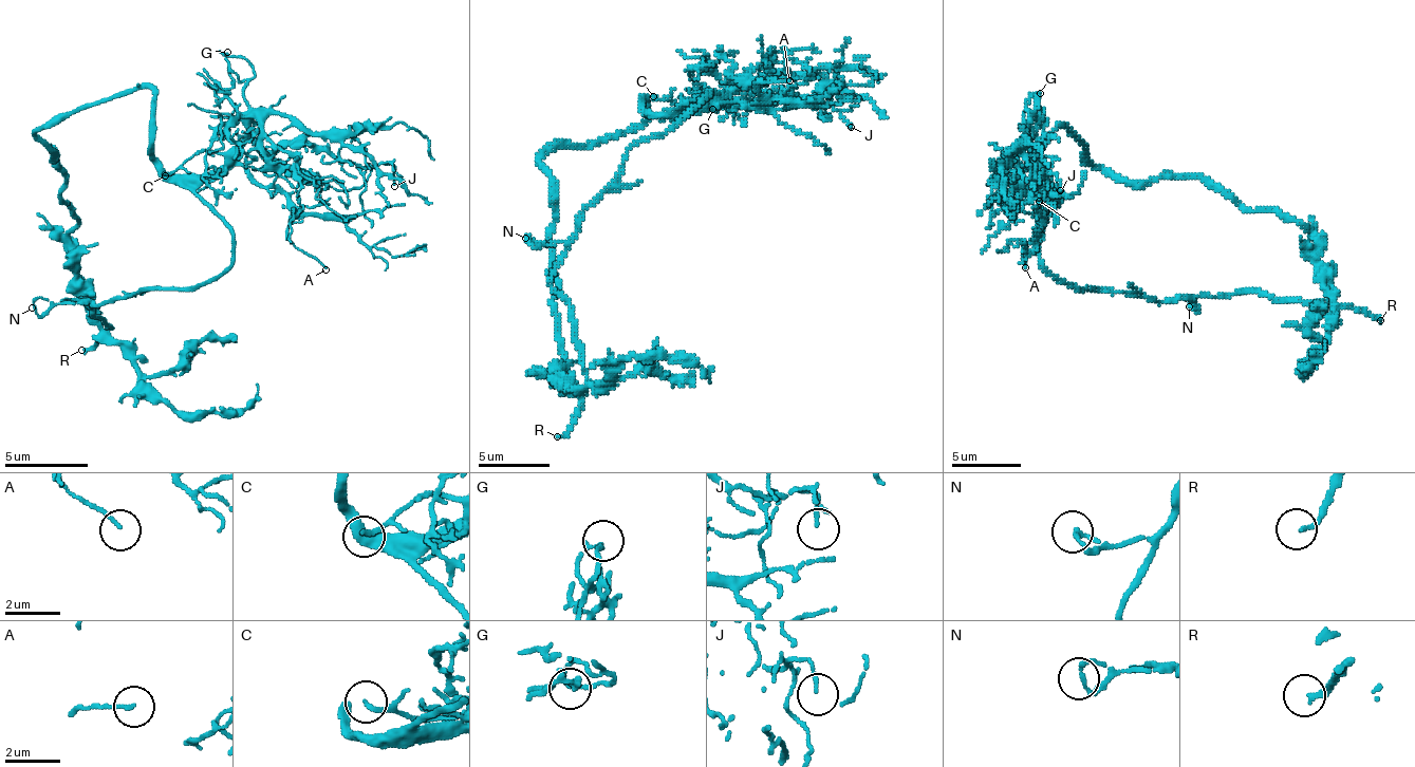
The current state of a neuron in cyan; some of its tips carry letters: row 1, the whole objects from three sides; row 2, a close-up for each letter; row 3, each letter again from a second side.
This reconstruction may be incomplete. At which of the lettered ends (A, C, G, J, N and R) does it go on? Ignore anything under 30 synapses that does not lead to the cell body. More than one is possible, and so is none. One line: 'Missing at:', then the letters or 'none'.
Missing at: R

